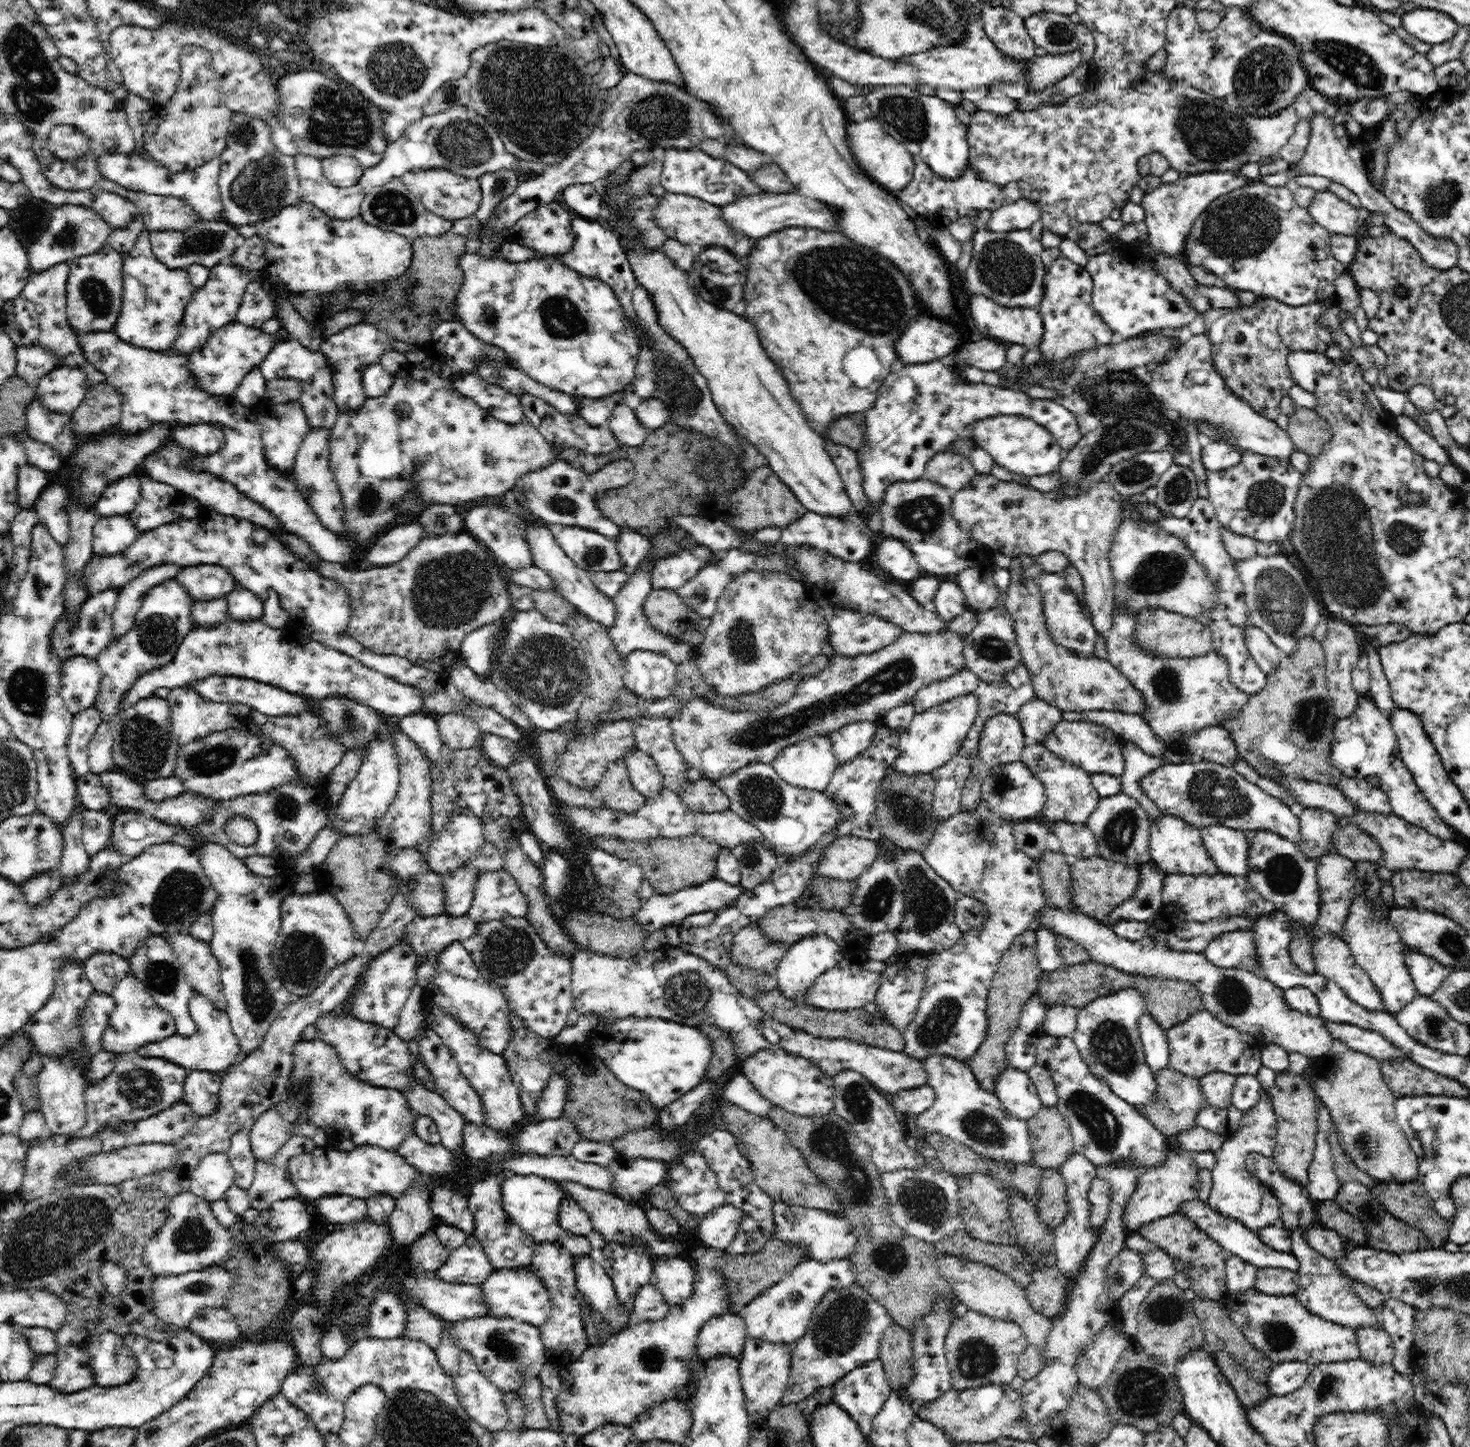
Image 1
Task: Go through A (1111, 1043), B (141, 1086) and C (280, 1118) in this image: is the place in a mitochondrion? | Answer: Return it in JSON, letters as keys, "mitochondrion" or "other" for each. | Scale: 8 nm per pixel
{"A":"mitochondrion","B":"mitochondrion","C":"mitochondrion"}

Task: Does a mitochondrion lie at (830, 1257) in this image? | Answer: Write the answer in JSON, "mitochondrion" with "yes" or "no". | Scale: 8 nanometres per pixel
{"mitochondrion":"no"}

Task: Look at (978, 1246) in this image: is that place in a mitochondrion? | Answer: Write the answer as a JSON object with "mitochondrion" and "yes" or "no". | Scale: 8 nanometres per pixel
{"mitochondrion":"no"}

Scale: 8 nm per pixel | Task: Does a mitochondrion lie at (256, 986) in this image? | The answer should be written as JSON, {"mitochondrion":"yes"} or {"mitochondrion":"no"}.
{"mitochondrion":"yes"}

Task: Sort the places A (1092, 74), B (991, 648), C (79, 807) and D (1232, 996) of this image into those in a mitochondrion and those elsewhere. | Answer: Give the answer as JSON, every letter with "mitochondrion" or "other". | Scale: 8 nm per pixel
{"A":"other","B":"mitochondrion","C":"other","D":"mitochondrion"}

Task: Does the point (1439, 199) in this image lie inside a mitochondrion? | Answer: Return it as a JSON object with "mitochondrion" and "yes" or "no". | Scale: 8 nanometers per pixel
{"mitochondrion":"yes"}

